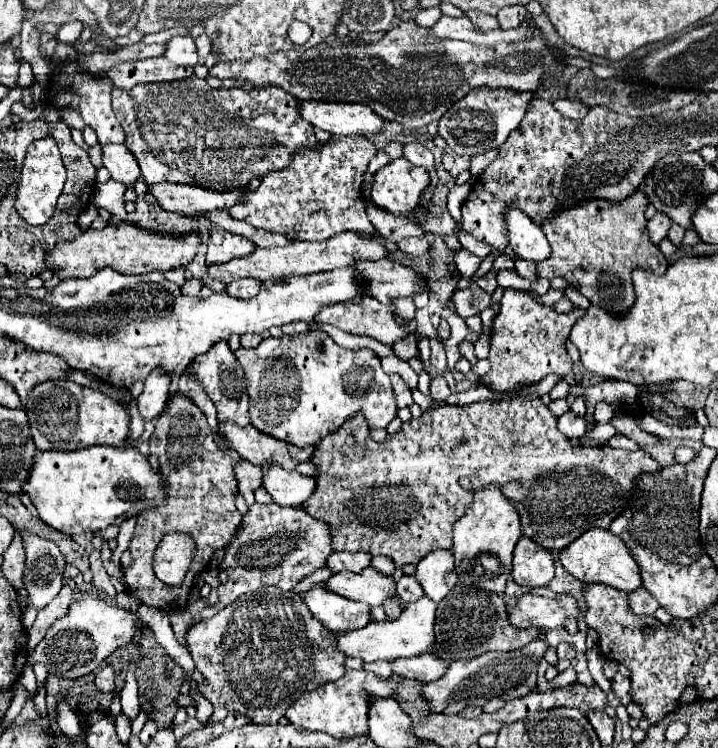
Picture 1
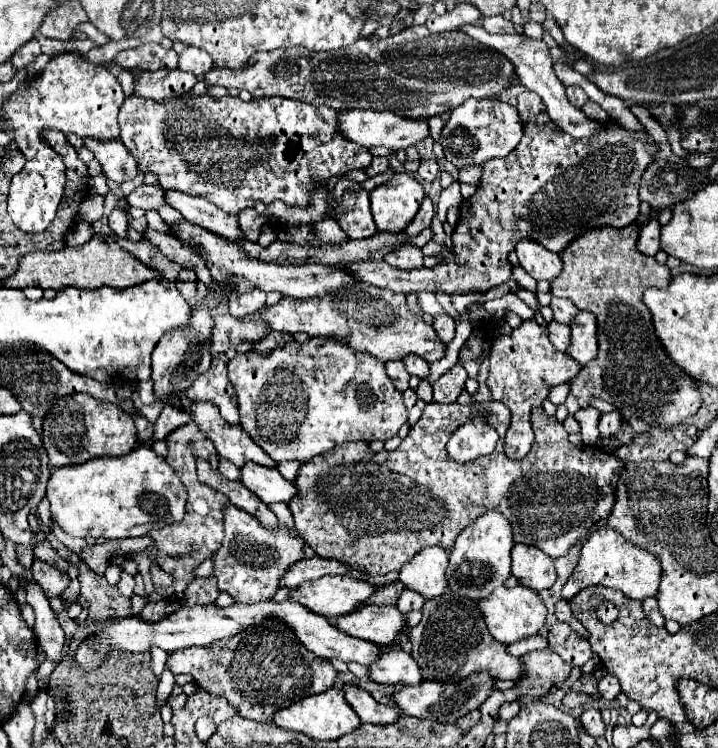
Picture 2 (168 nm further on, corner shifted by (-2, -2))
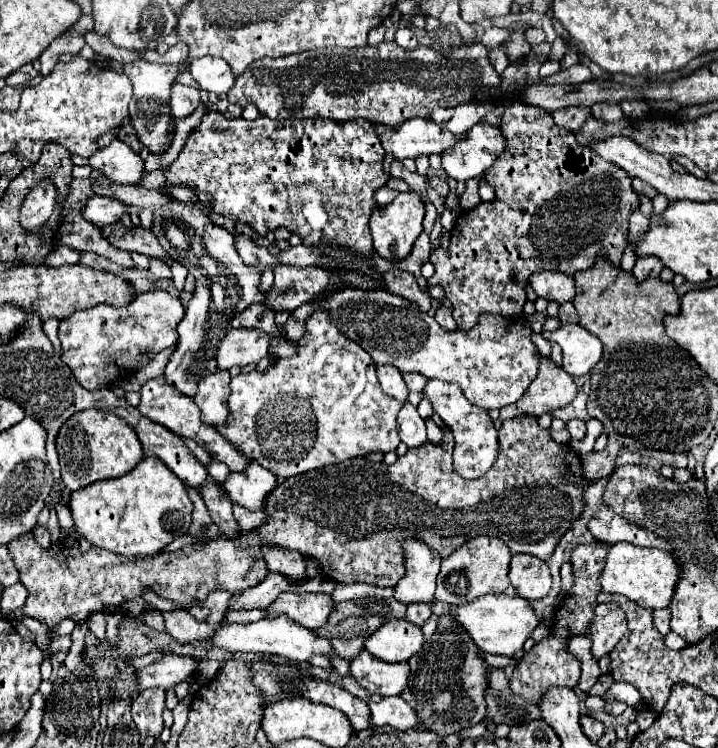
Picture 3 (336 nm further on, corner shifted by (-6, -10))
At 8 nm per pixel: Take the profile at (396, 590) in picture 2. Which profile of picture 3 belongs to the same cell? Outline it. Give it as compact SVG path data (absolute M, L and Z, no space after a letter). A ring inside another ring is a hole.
M369 596L369 598L363 598L363 600L337 602L333 606L333 612L327 618L327 624L321 626L319 630L315 630L315 634L321 636L321 638L327 638L331 642L333 652L339 658L353 660L365 648L365 640L367 640L367 638L359 638L359 632L375 632L385 622L389 622L391 618L403 618L405 610L407 610L407 606L397 602L395 598L373 598L373 596Z

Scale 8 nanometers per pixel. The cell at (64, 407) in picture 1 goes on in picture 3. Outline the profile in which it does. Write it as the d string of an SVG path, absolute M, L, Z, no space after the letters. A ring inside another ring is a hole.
M85 410L71 416L57 436L57 452L61 460L63 484L75 492L83 486L91 486L99 480L119 478L131 472L143 460L143 448L135 438L135 432L127 422L115 414L103 414L99 410Z

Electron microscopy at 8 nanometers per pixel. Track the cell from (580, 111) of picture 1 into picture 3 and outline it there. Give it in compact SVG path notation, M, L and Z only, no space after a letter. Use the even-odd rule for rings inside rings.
M599 102L599 104L591 106L591 114L595 114L595 118L599 118L603 122L615 122L623 116L621 106L619 104L609 104L609 102Z

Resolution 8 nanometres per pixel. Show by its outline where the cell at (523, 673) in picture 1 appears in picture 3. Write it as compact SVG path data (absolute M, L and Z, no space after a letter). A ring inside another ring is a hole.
M399 696L381 698L379 702L369 702L369 714L371 714L371 726L375 728L391 726L397 730L409 730L419 726L415 712Z

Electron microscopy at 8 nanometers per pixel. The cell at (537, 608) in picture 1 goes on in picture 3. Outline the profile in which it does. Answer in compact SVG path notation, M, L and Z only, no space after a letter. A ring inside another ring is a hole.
M487 594L487 596L479 596L469 604L461 604L461 606L449 606L447 614L459 622L459 626L469 632L471 640L479 646L479 650L489 652L489 654L499 654L499 656L513 656L515 650L523 648L525 640L533 634L533 630L539 624L539 618L535 616L535 612L531 610L531 604L521 598L509 598L505 594Z

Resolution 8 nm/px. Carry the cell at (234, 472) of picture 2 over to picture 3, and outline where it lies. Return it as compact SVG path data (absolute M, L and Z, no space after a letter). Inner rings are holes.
M209 462L207 466L207 474L213 478L213 480L217 480L217 482L223 482L223 478L227 478L227 474L229 474L229 470L227 470L227 466L223 466L223 462Z

